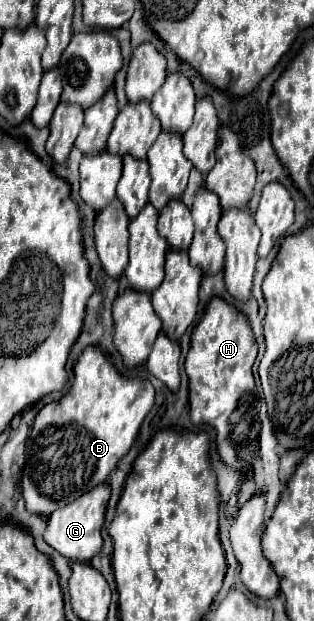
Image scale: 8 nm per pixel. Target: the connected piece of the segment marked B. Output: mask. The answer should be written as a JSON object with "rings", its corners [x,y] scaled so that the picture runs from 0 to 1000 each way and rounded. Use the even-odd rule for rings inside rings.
{"rings":[[[274,559],[236,588],[236,617],[223,630],[185,649],[153,649],[140,652],[140,659],[127,659],[83,710],[70,800],[89,823],[153,833],[178,820],[280,794],[293,784],[331,778],[344,765],[369,755],[369,746],[414,726],[439,691],[484,652],[490,623],[478,620],[478,614],[389,607],[312,559]]]}

